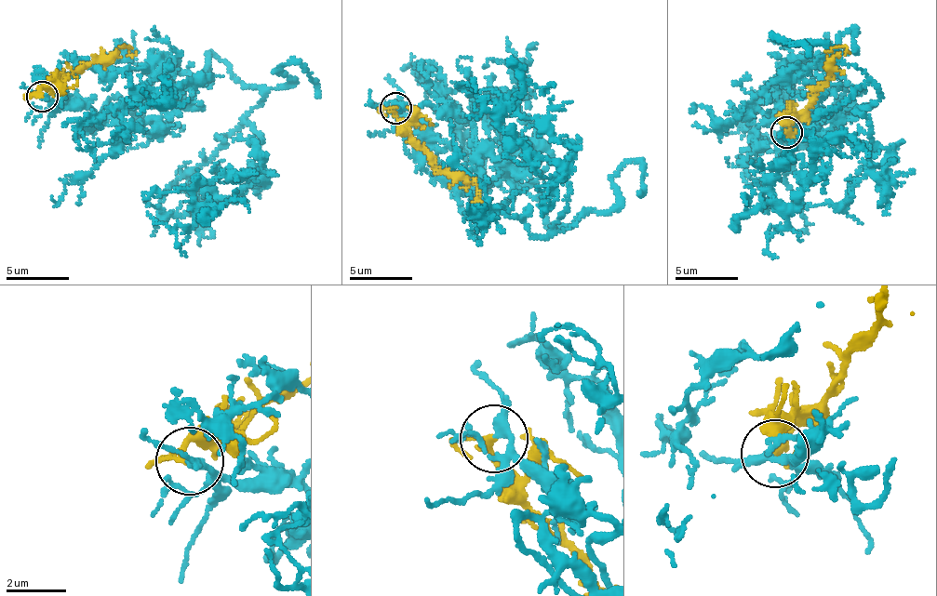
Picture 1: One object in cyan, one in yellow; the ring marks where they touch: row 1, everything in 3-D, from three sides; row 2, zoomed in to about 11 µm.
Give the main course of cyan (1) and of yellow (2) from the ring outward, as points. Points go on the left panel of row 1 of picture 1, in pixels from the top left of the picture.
1: (43, 97), (96, 117), (178, 105), (208, 55), (256, 86), (258, 177), (175, 228), (186, 256)
2: (43, 97), (41, 89), (61, 83), (97, 59), (106, 59), (125, 46), (136, 55)

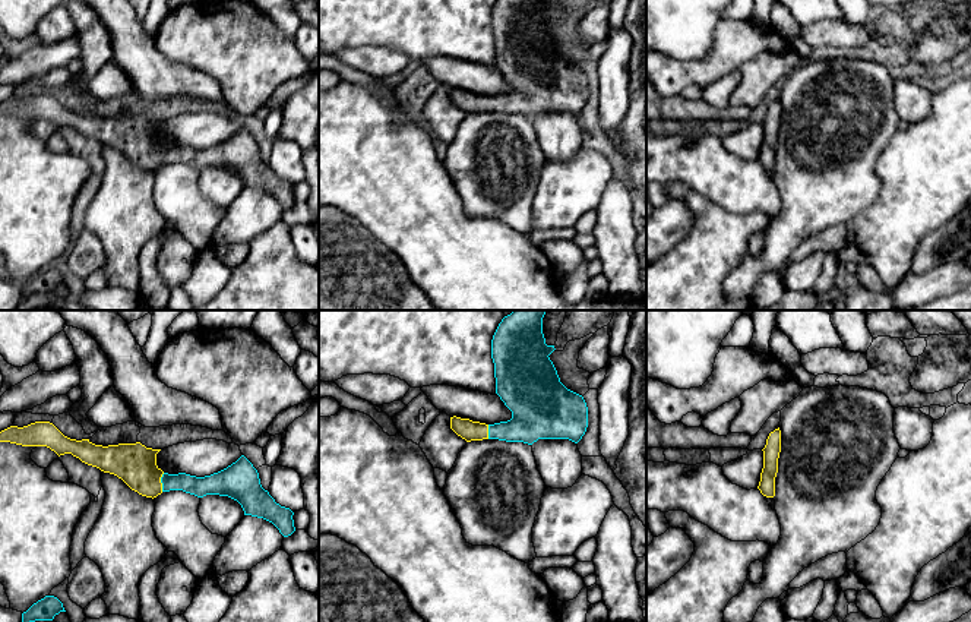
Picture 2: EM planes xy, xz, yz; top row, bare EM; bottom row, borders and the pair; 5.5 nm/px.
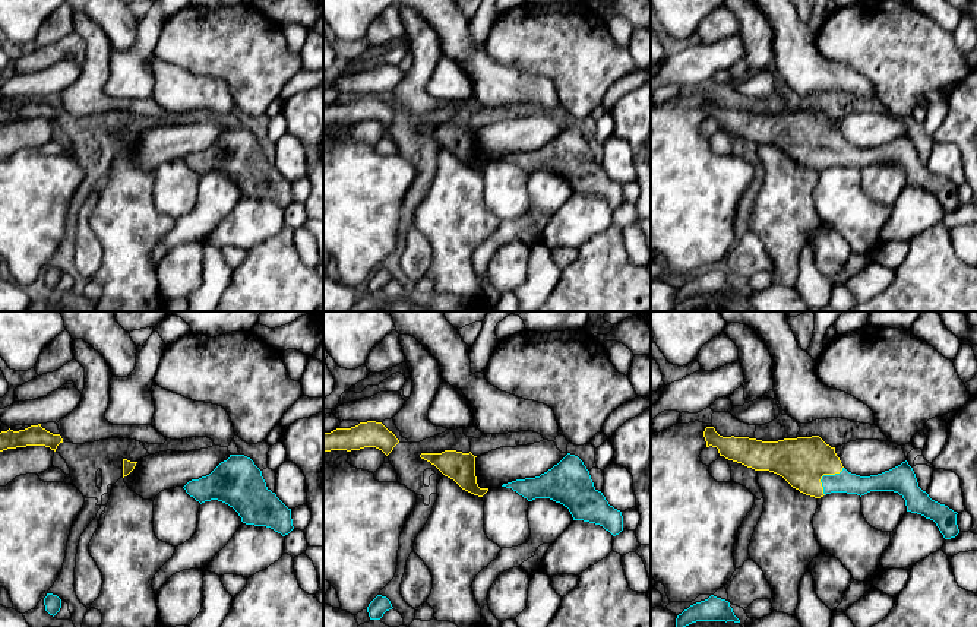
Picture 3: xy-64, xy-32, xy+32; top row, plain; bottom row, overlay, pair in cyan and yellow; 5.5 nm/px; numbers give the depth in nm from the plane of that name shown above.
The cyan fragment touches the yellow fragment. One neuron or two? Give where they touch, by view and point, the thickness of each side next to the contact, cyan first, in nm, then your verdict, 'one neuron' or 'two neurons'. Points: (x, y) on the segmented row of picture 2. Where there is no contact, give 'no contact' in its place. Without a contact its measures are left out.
contact xy (161, 482); calibres 110 and 220 nm; one neuron

